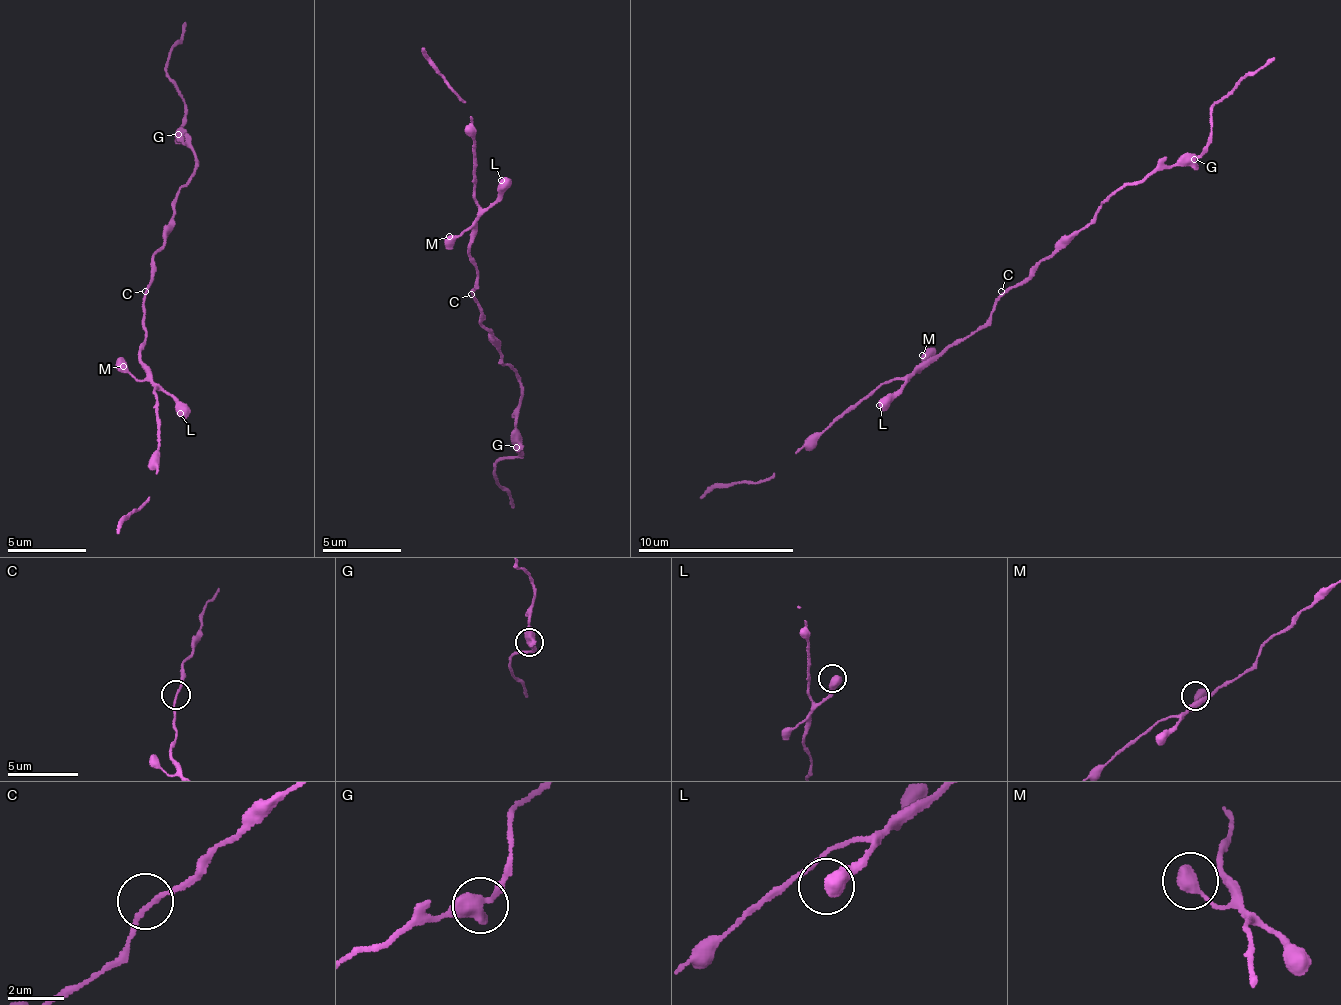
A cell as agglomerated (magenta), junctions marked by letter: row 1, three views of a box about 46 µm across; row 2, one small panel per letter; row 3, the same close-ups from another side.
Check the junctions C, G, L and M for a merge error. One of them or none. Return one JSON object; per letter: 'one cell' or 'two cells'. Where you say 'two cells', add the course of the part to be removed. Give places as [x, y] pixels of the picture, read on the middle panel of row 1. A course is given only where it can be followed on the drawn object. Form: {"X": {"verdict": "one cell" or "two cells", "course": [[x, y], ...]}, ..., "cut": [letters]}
{"C": {"verdict": "one cell"}, "G": {"verdict": "one cell"}, "L": {"verdict": "one cell"}, "M": {"verdict": "one cell"}, "cut": []}

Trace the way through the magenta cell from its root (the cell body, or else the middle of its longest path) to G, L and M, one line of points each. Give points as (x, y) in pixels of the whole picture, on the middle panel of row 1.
G: (471, 298), (488, 338), (518, 373), (521, 399), (514, 448)
L: (471, 298), (477, 285), (477, 271), (468, 253), (473, 224), (475, 217), (495, 198), (501, 180)
M: (471, 298), (477, 285), (477, 271), (468, 249), (475, 228), (464, 229), (449, 236)

